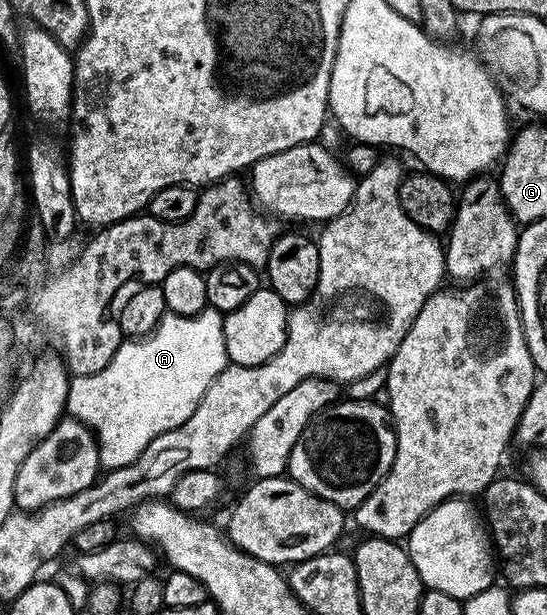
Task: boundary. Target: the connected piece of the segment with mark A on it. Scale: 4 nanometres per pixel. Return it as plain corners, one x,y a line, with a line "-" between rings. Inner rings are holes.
206,307
199,315
184,317
166,312
164,319
148,337
122,340
111,363
95,375
73,377
65,404
68,416
81,421
94,434
98,445
100,468
108,471
127,467
159,435
179,427
193,414
207,387
230,364
223,339
225,318
217,309

